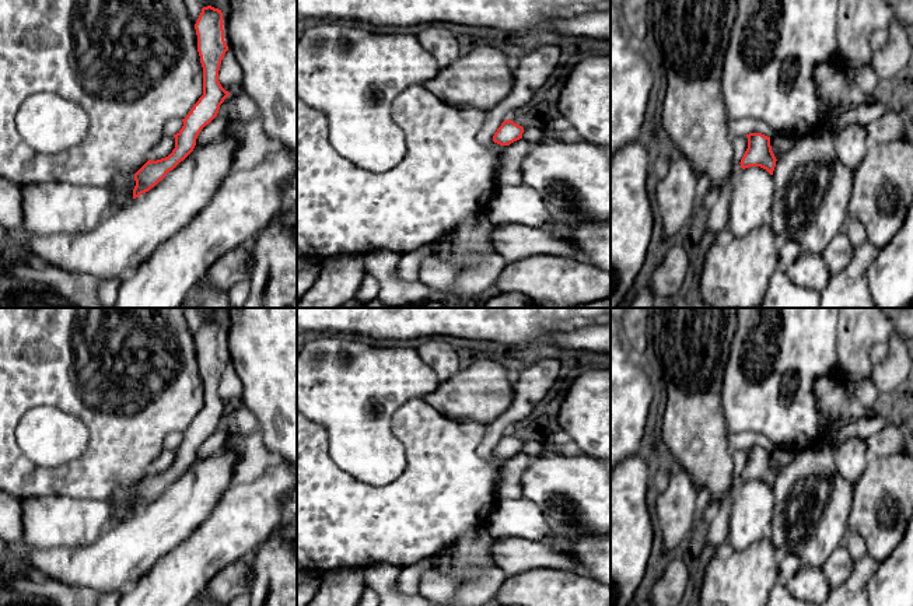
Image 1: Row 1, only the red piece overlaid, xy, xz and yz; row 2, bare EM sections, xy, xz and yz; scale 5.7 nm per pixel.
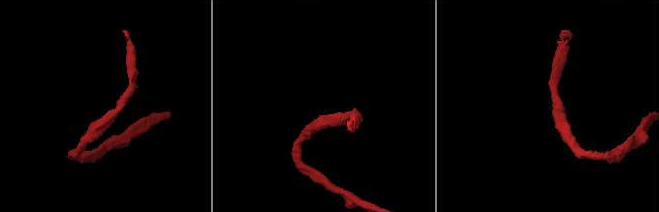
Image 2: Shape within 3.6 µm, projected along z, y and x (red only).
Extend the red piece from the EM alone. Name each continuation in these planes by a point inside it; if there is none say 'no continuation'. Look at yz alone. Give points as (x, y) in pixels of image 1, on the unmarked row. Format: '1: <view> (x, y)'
no continuation

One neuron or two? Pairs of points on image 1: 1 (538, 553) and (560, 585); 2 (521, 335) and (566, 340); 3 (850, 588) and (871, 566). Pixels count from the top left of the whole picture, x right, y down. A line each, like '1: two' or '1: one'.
1: two
2: two
3: one

